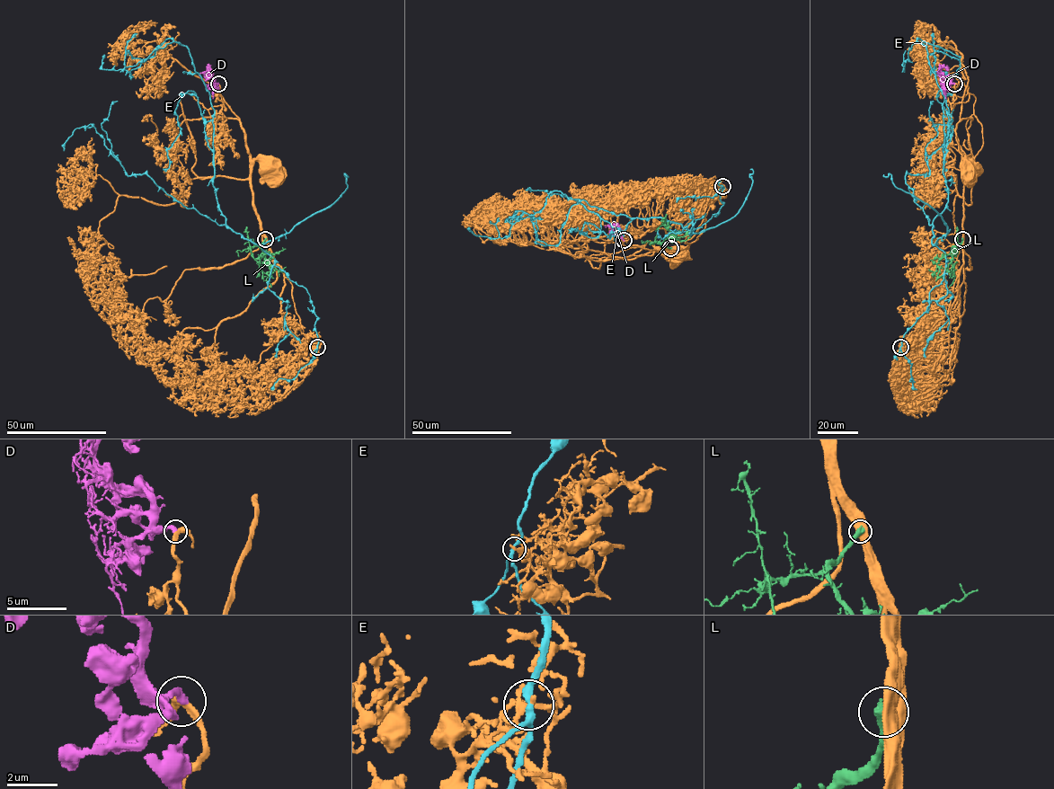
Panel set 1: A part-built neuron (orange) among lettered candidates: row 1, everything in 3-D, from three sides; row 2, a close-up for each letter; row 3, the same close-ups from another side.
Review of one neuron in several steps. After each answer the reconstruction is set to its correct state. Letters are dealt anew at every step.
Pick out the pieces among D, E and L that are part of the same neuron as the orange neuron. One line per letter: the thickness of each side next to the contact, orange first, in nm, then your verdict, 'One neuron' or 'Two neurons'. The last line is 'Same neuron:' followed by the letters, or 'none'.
D: Thickness 320 nm (orange) against 320 nm. One neuron
E: Thickness 220 nm (orange) against 240 nm. Two neurons
L: Thickness 550 nm (orange) against 480 nm. Two neurons
Same neuron: D

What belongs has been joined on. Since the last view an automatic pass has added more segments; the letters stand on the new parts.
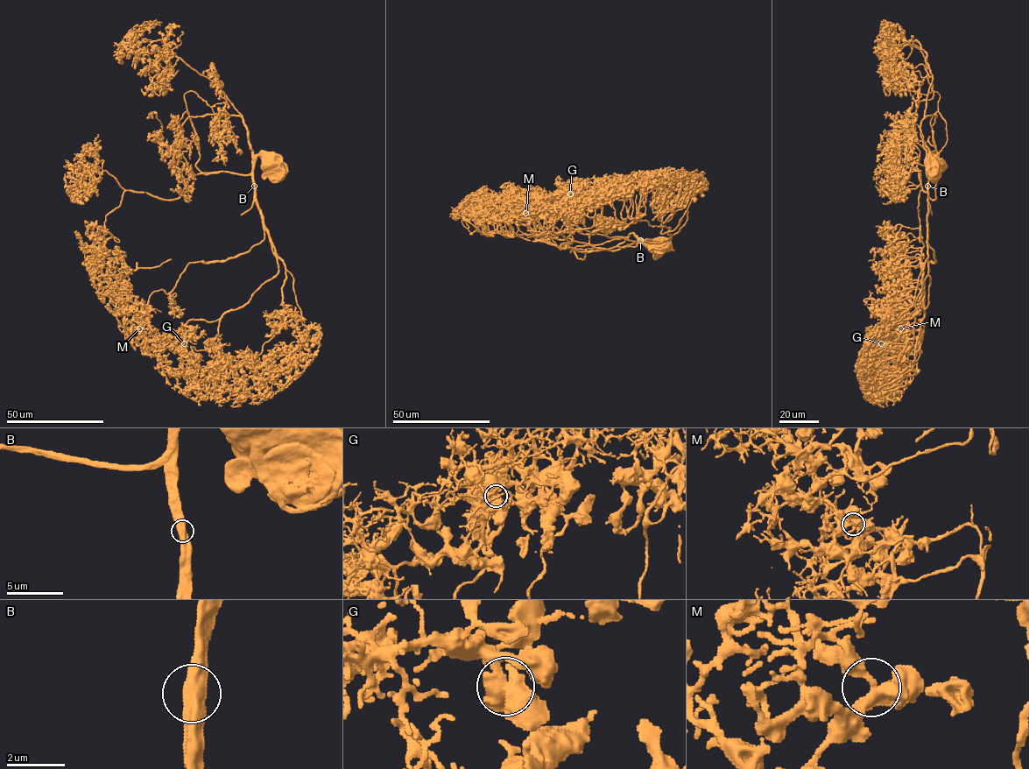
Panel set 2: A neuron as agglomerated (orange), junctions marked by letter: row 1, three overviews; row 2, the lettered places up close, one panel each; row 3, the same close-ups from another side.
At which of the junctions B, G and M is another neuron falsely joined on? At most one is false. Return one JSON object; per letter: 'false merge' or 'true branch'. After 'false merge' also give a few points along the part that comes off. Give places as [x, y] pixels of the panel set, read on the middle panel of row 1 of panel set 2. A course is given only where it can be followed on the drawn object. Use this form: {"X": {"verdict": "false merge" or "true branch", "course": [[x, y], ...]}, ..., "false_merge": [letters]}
{"B": {"verdict": "true branch"}, "G": {"verdict": "true branch"}, "M": {"verdict": "true branch"}, "false_merge": []}

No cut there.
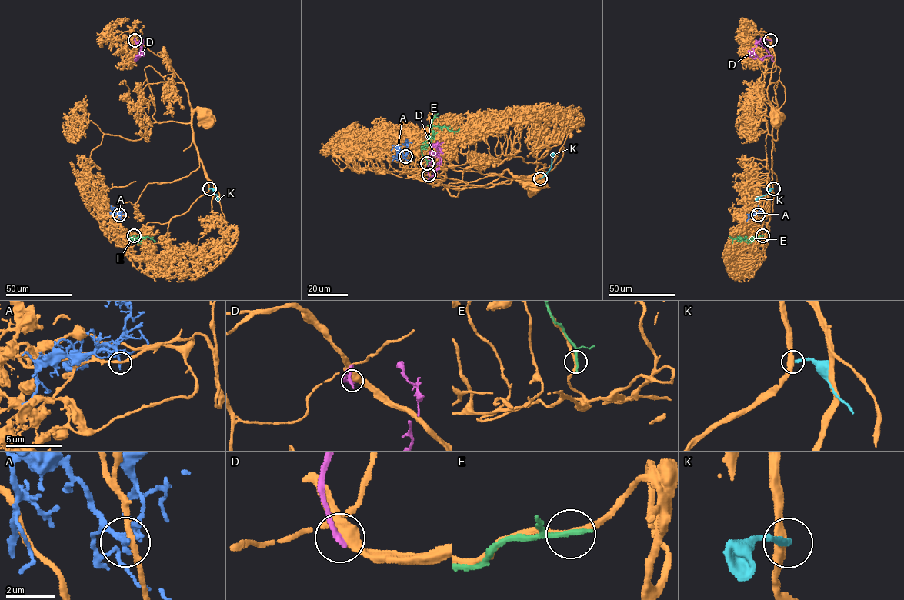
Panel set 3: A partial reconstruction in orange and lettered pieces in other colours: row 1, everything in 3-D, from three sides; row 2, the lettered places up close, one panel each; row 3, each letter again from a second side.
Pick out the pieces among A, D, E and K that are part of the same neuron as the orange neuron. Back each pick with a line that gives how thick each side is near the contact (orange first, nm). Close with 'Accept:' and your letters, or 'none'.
D: calibres 500 and 280 nm
Accept: D

